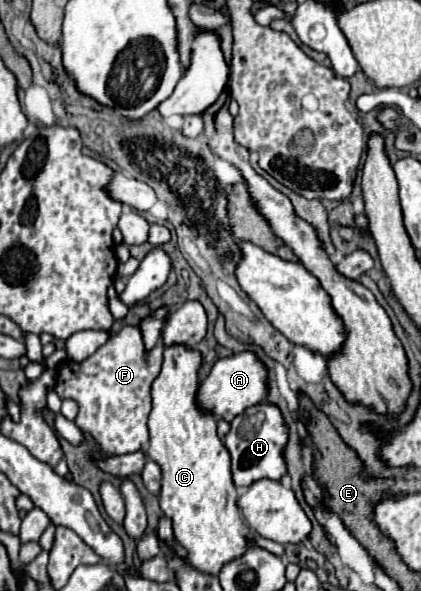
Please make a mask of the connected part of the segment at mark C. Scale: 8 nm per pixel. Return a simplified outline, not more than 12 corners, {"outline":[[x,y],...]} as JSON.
{"outline":[[164,347],[148,457],[190,565],[218,575],[246,537],[216,417],[194,405],[202,353]]}

